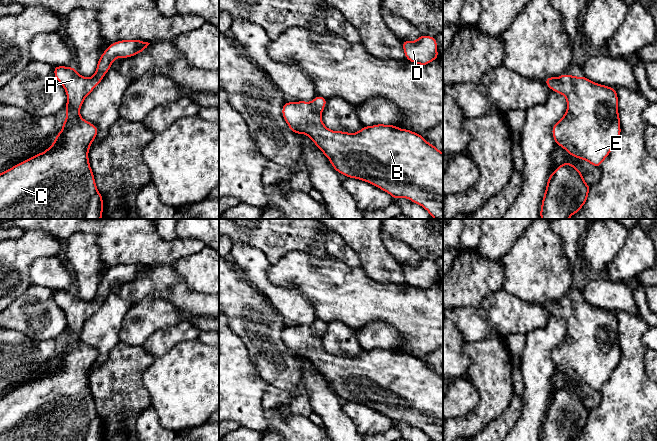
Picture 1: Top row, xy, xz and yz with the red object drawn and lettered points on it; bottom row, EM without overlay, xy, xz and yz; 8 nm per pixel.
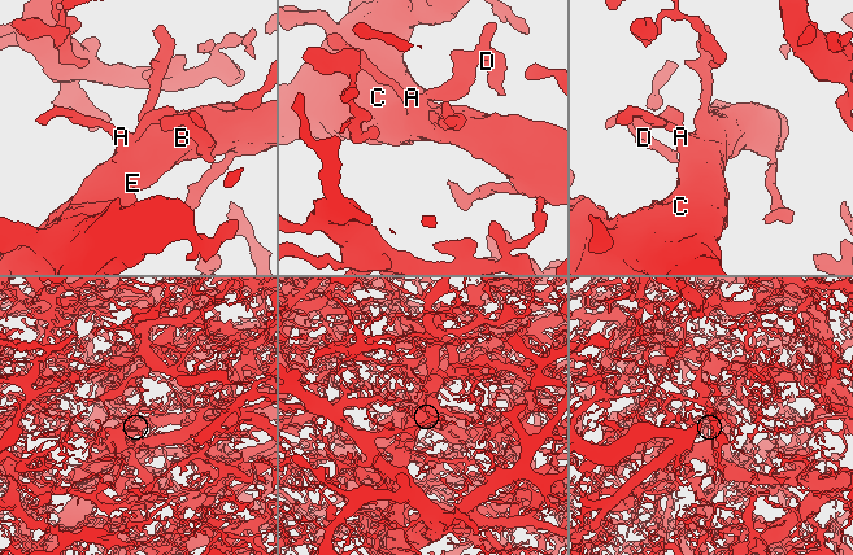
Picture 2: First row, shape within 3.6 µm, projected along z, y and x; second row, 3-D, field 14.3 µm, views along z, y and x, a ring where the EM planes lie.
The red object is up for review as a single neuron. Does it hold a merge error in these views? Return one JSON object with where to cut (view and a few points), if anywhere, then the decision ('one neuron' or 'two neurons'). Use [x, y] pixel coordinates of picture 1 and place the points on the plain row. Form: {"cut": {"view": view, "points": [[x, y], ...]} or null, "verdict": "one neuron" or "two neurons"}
{"cut": null, "verdict": "one neuron"}

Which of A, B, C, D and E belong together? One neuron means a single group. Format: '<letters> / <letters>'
A B C D E

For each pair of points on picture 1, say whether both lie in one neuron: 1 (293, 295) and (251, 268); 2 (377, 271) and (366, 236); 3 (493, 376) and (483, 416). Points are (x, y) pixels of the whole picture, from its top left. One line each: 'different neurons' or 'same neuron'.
1: same neuron
2: same neuron
3: same neuron

